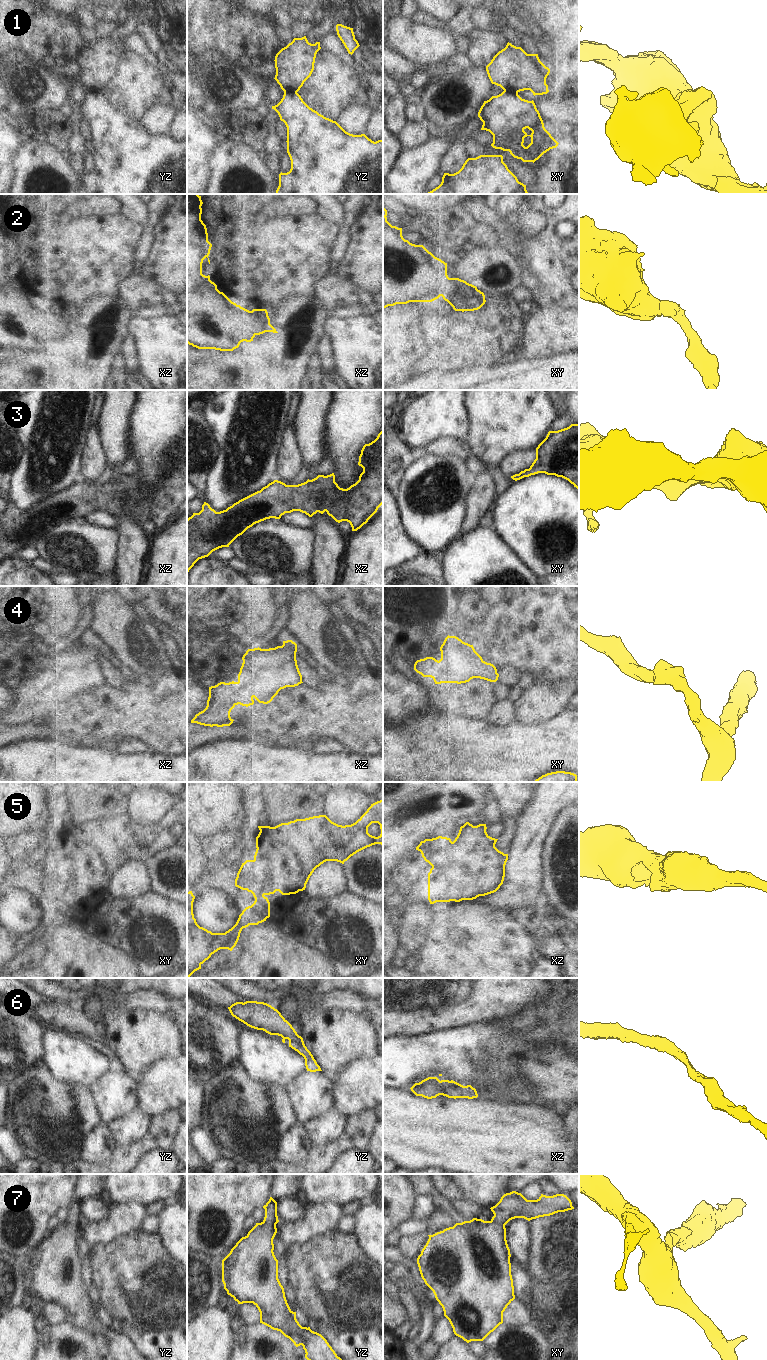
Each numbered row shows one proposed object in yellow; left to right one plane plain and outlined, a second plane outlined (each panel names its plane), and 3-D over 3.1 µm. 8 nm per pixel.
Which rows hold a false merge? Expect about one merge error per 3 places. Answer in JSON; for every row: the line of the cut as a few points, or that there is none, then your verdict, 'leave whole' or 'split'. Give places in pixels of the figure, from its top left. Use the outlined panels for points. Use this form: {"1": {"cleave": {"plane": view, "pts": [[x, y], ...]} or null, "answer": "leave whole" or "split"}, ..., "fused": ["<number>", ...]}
{"1": {"cleave": {"plane": "xy", "pts": [[504, 90], [517, 93]]}, "answer": "split"}, "2": {"cleave": null, "answer": "leave whole"}, "3": {"cleave": null, "answer": "leave whole"}, "4": {"cleave": null, "answer": "leave whole"}, "5": {"cleave": null, "answer": "leave whole"}, "6": {"cleave": null, "answer": "leave whole"}, "7": {"cleave": null, "answer": "leave whole"}, "fused": ["1"]}

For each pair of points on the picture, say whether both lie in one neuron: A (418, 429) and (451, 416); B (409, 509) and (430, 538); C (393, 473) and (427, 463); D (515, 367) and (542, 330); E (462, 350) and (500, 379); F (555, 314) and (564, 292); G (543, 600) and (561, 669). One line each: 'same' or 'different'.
A: same
B: same
C: different
D: different
E: different
F: different
G: same

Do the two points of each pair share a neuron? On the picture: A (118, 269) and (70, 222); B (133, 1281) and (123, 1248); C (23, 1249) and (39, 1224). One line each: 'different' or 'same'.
A: same
B: same
C: same

